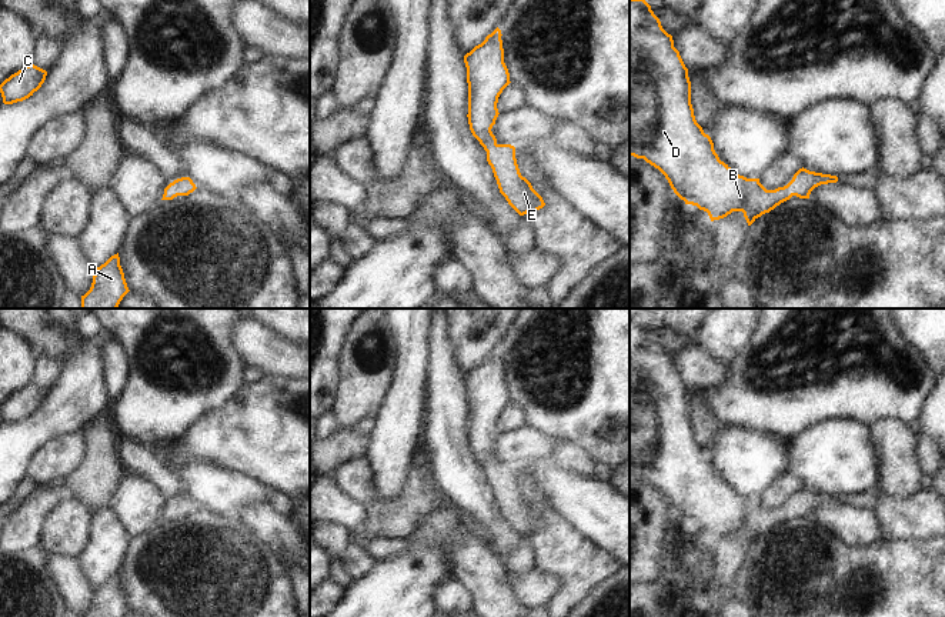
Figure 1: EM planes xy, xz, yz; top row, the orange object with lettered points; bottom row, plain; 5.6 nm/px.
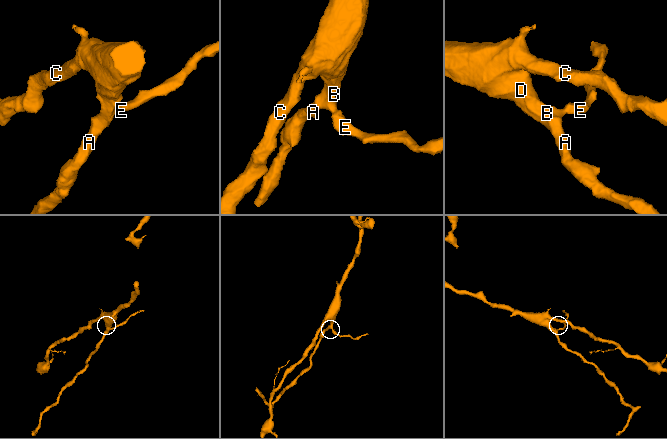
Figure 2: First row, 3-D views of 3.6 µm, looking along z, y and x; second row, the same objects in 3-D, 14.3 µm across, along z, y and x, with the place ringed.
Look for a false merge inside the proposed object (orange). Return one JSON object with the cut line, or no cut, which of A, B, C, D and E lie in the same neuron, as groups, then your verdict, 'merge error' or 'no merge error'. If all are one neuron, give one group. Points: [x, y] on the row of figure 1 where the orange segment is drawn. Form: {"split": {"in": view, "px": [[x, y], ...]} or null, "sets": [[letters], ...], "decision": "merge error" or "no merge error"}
{"split": null, "sets": [["A", "B", "C", "D", "E"]], "decision": "no merge error"}

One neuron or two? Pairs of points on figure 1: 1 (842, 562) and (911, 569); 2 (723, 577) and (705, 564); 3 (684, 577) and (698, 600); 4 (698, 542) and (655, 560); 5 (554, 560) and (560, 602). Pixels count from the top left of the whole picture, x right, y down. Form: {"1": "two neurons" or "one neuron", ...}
{"1": "one neuron", "2": "two neurons", "3": "two neurons", "4": "two neurons", "5": "one neuron"}

